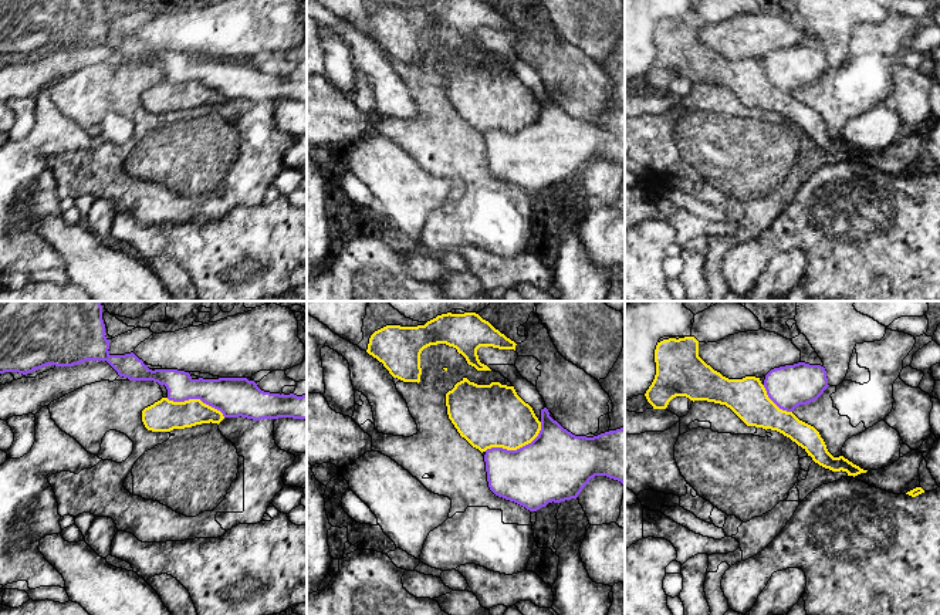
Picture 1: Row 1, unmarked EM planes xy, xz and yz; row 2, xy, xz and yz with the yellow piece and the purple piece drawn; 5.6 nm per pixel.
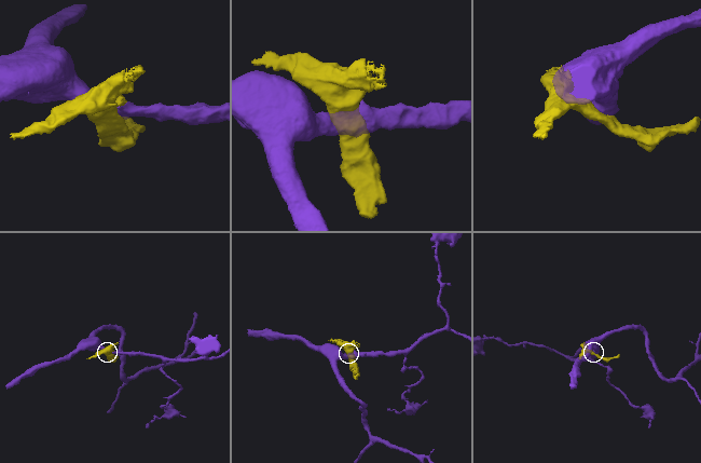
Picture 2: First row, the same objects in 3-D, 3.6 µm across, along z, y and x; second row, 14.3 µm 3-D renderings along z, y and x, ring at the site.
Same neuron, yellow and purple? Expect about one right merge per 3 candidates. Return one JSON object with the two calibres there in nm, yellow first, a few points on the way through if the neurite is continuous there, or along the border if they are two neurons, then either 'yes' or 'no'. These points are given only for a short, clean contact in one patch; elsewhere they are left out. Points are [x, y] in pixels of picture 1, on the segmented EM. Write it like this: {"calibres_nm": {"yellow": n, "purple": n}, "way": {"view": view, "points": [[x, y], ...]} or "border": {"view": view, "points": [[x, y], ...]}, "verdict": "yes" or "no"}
{"calibres_nm": {"yellow": 360, "purple": 400}, "verdict": "no"}

